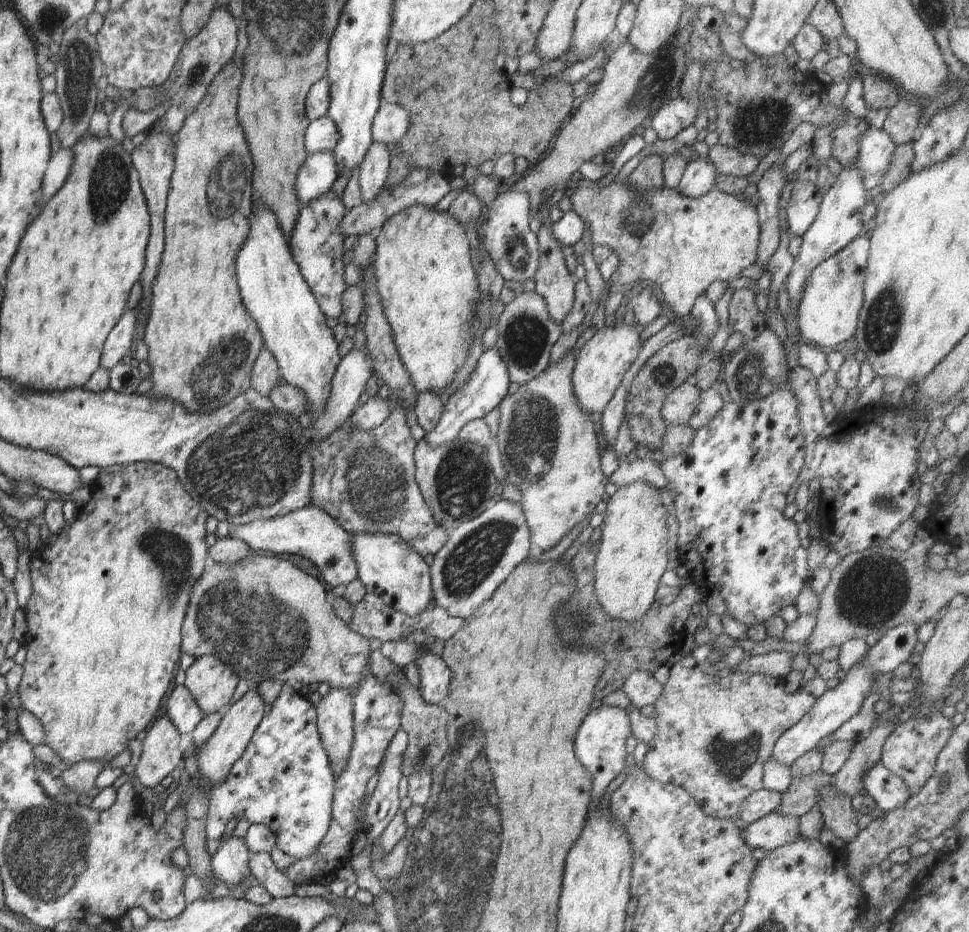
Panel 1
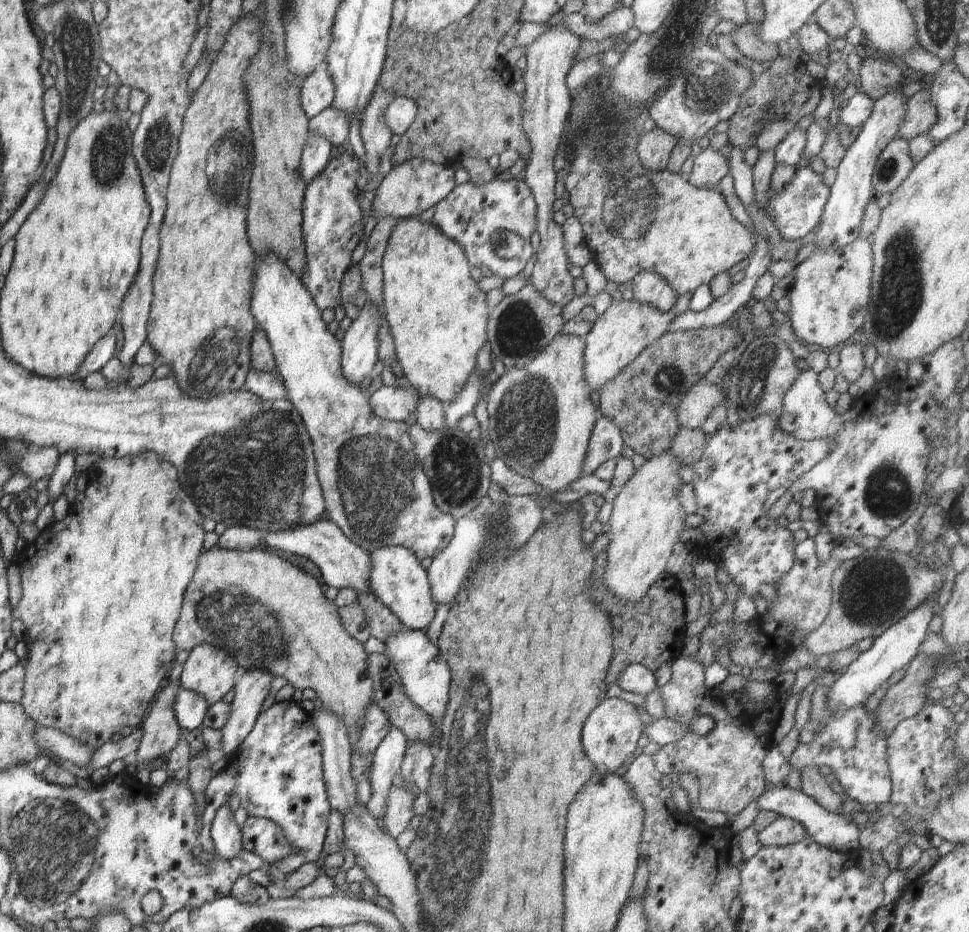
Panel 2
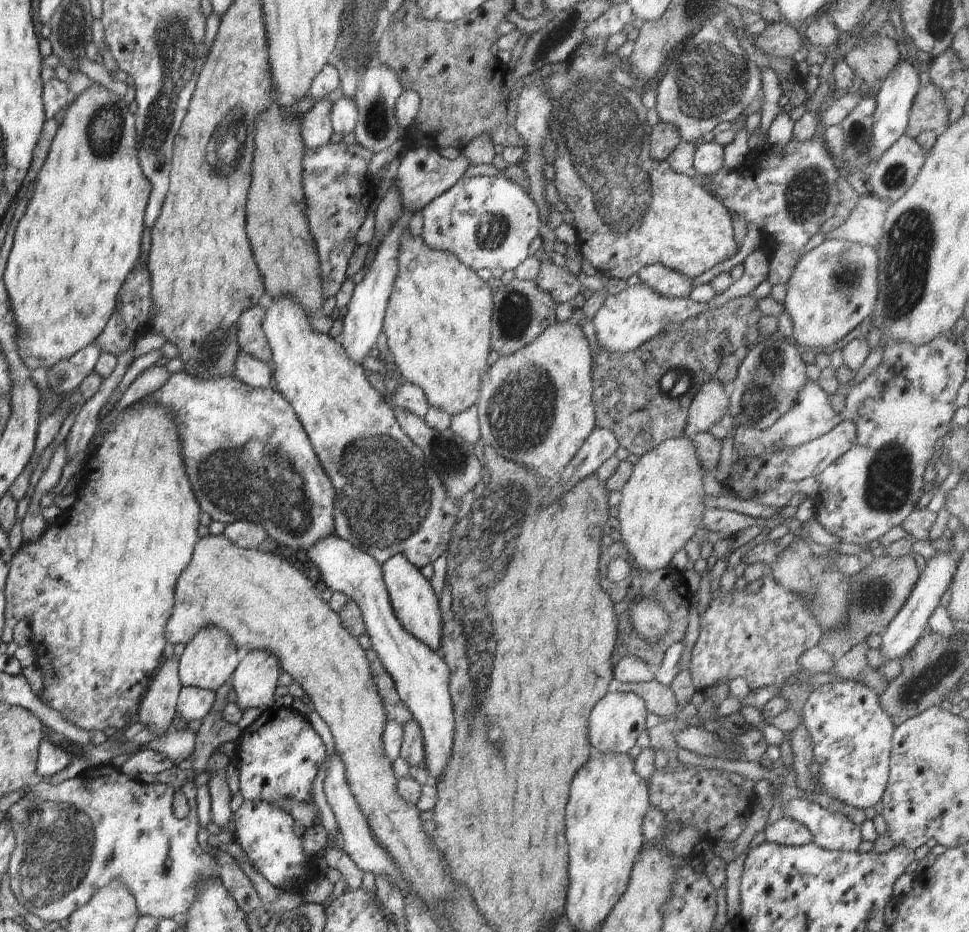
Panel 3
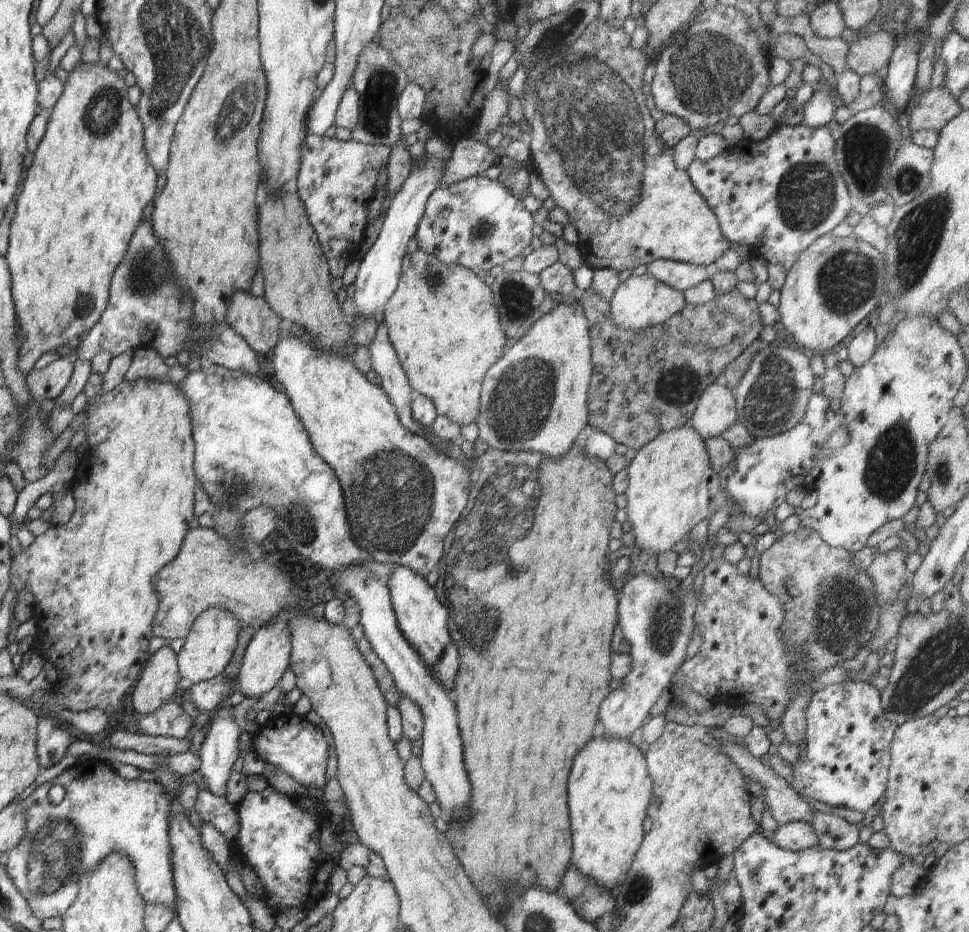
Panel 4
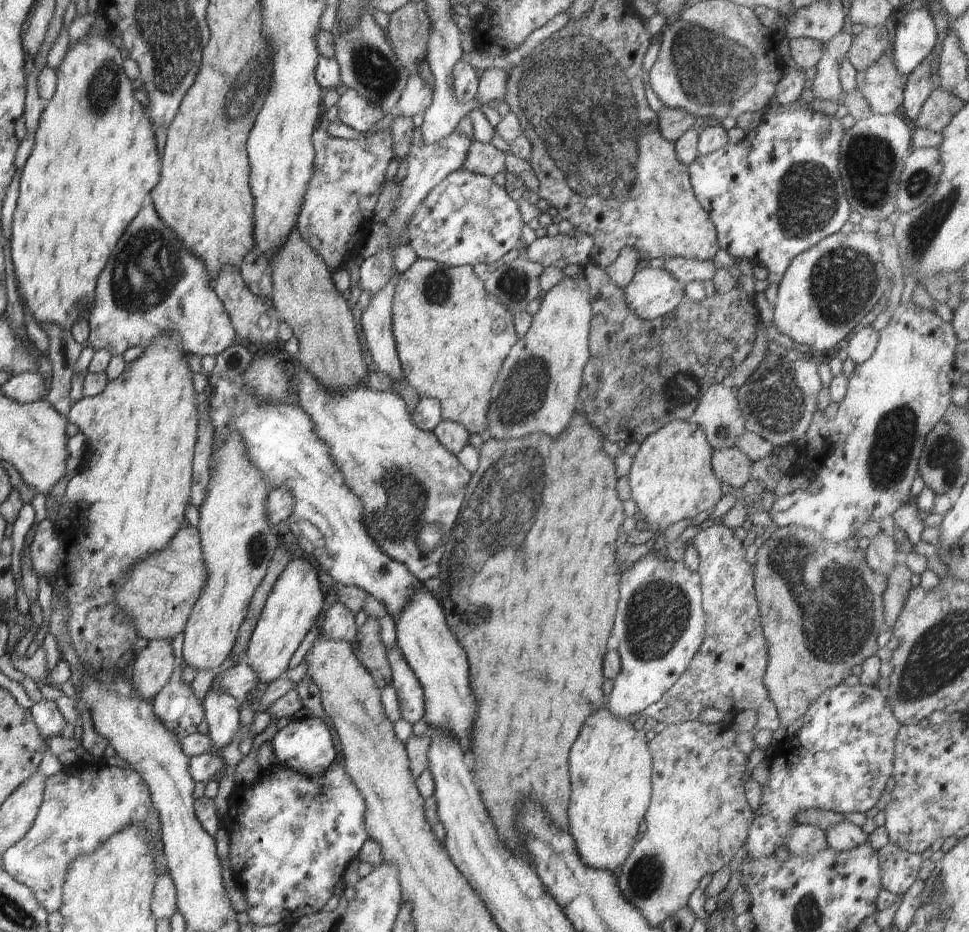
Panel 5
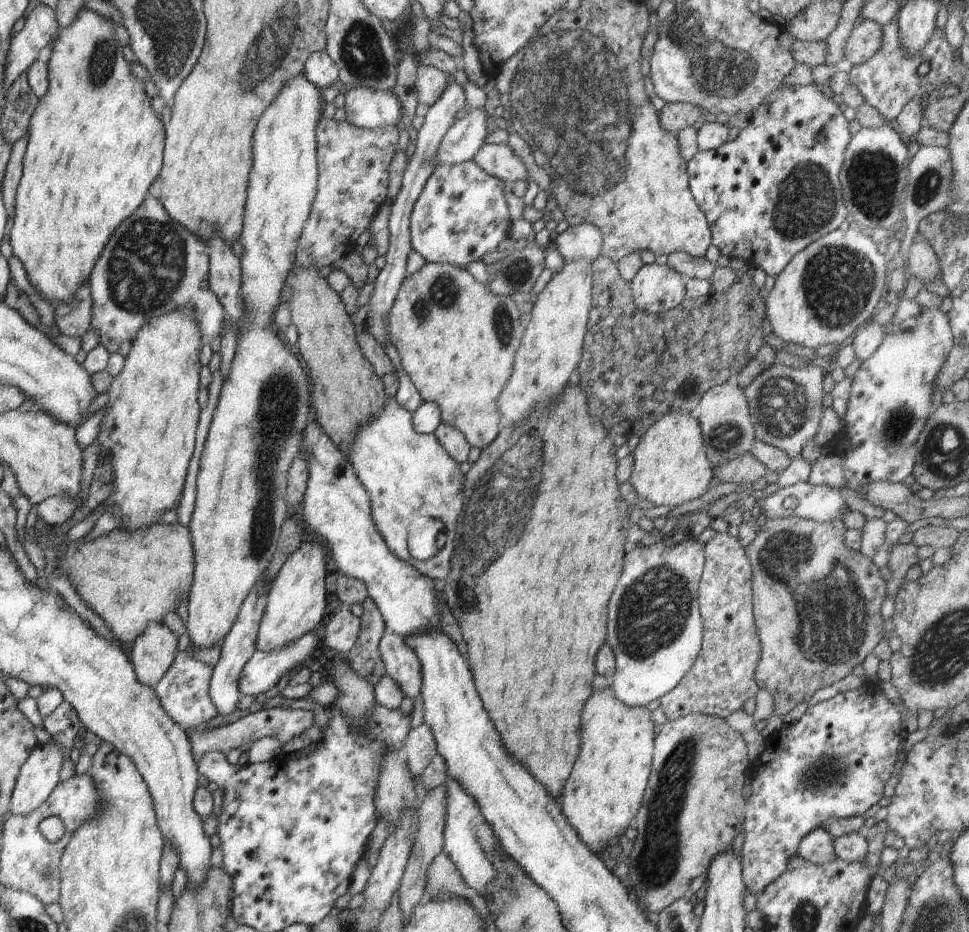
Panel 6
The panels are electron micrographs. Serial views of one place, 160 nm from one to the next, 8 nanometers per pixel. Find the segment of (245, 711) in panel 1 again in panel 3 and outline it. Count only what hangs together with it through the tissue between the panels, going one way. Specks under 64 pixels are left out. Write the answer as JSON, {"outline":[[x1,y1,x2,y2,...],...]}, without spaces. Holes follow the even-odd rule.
{"outline":[[264,649,246,652,231,676,233,689,237,694,236,704,243,712,248,708,259,708,262,711,274,706,274,691,282,672,278,657,274,653]]}

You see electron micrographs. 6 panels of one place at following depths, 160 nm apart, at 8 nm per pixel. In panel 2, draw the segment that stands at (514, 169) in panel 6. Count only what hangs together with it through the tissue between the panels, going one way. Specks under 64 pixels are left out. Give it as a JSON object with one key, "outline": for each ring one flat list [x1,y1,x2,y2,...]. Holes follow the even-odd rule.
{"outline":[[414,157,400,164,394,165,389,173,383,178,373,200,375,217,394,217,410,219,412,216,422,214,424,210,432,208,441,200,444,200,451,190,454,190,453,166,446,166,428,159]]}

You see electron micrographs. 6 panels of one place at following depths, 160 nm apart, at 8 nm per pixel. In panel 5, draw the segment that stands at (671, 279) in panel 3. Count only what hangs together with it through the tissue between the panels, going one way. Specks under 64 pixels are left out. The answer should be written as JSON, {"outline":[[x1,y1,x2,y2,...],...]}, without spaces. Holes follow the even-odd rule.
{"outline":[[684,257,667,258,664,269,684,285,692,281,712,281,717,271,713,261,699,261]]}

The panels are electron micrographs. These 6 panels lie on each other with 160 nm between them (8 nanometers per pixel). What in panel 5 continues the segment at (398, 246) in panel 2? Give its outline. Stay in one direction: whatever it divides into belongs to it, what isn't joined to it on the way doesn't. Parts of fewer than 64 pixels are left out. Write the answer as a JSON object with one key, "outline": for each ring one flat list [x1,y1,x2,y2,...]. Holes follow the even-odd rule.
{"outline":[[417,258,416,261,404,273,400,274,400,280,395,286,393,298,393,335,398,358,403,368,404,380,419,394,420,397,435,399,441,406,443,419,461,424,470,435,480,435,485,437,487,432,487,412,490,406,491,388,494,386,498,373,502,368,502,363,511,351,512,346,518,342,518,335,515,331,515,320,513,314,502,304,498,298,490,294,485,289,484,279,480,279,470,265,459,267,448,266,430,259]]}

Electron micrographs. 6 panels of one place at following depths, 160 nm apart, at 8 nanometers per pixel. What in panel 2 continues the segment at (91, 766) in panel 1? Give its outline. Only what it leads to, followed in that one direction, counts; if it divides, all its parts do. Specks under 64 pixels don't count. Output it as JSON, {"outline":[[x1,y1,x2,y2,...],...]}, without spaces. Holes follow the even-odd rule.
{"outline":[[142,730,128,734,128,736,118,738,116,741,108,741,94,750,90,761,90,770,112,766,116,762,122,762,122,758,136,752,141,743]]}

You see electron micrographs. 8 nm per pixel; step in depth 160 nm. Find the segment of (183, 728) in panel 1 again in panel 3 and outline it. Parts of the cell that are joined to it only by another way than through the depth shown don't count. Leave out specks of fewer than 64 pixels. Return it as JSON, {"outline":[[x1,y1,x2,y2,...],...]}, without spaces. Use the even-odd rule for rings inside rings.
{"outline":[[183,687,179,694,177,710,188,723,192,720,203,720,211,711,214,701,215,692,210,689]]}

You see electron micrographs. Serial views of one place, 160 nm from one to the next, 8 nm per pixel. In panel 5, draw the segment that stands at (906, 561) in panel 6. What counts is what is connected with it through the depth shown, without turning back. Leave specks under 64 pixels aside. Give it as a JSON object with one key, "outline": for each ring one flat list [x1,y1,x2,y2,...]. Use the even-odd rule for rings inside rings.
{"outline":[[896,564,887,576,887,587,883,592,885,626,893,630,896,619,903,609,907,594,912,588,910,577,913,572,905,564]]}

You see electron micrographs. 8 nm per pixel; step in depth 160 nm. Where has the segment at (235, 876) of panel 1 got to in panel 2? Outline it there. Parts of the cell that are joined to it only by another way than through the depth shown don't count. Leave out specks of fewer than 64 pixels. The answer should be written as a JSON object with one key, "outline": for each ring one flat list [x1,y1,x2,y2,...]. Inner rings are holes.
{"outline":[[224,803,215,810,211,822,211,839,215,843,215,850,226,860,237,857,242,850,241,828,236,824,233,813,229,805]]}

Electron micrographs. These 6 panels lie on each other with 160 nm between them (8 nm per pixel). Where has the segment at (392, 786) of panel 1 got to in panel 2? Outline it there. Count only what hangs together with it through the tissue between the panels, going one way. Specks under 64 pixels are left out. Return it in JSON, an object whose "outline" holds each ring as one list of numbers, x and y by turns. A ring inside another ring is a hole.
{"outline":[[391,726,374,751,373,763,369,770,371,797,366,805,373,817,380,822,386,814,387,796,393,785,392,779,401,770,407,741,399,728]]}

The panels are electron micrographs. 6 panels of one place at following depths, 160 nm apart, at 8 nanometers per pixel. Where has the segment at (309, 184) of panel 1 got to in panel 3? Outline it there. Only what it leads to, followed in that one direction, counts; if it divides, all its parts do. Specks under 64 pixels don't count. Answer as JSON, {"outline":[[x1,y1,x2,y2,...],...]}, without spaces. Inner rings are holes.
{"outline":[[338,87,326,98,316,101,307,113,301,115,301,137,306,147,316,150,330,143,330,136,333,133,330,118,332,105,342,96,344,96,342,89]]}

